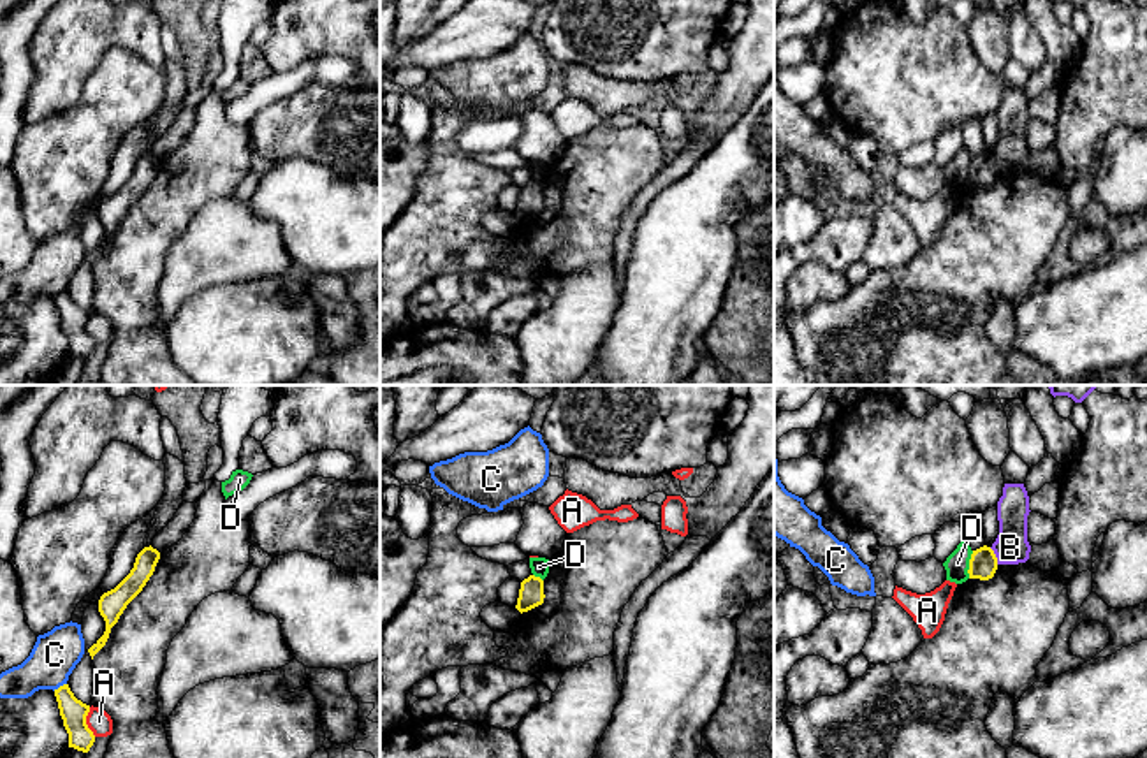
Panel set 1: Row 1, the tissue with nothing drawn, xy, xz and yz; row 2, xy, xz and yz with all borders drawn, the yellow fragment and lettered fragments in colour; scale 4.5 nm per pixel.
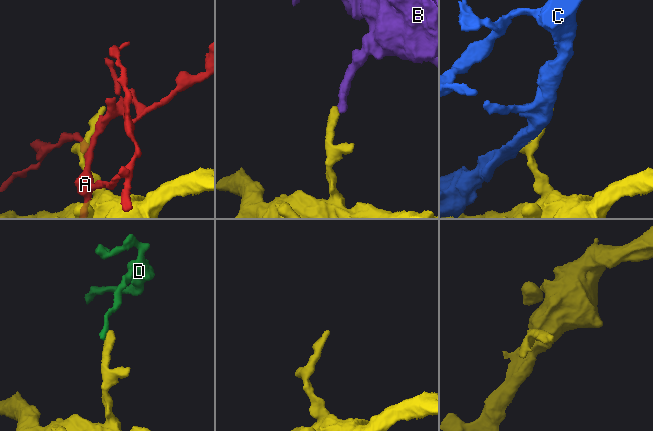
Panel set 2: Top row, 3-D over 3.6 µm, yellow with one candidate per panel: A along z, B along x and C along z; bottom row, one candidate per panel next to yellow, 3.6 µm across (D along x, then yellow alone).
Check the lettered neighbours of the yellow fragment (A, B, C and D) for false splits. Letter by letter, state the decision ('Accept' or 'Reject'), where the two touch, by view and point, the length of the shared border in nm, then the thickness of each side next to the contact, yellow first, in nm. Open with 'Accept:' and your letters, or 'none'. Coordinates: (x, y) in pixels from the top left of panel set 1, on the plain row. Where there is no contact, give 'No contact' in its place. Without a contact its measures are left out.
Accept: none
A: Reject. Touches yellow at xy (85, 327). Shared border 140 nm. Thickness 120 nm (yellow) against 110 nm
B: Reject. Touches yellow at yz (994, 162). Shared border 90 nm. Thickness 130 nm (yellow) against 160 nm
C: Reject. Touches yellow at xy (60, 292). Shared border 70 nm. Thickness 120 nm (yellow) against 220 nm
D: Reject. Touches yellow at yz (970, 171). Shared border 130 nm. Thickness 130 nm (yellow) against 110 nm

